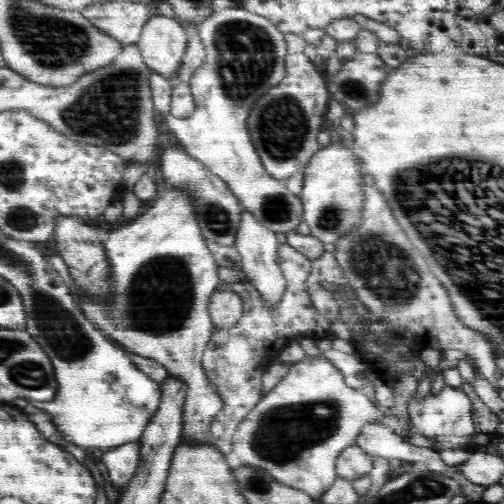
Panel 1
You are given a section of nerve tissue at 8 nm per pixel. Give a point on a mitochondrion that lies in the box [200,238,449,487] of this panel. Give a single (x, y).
(284, 432)

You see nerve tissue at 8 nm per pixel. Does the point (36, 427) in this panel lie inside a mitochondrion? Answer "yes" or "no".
no

